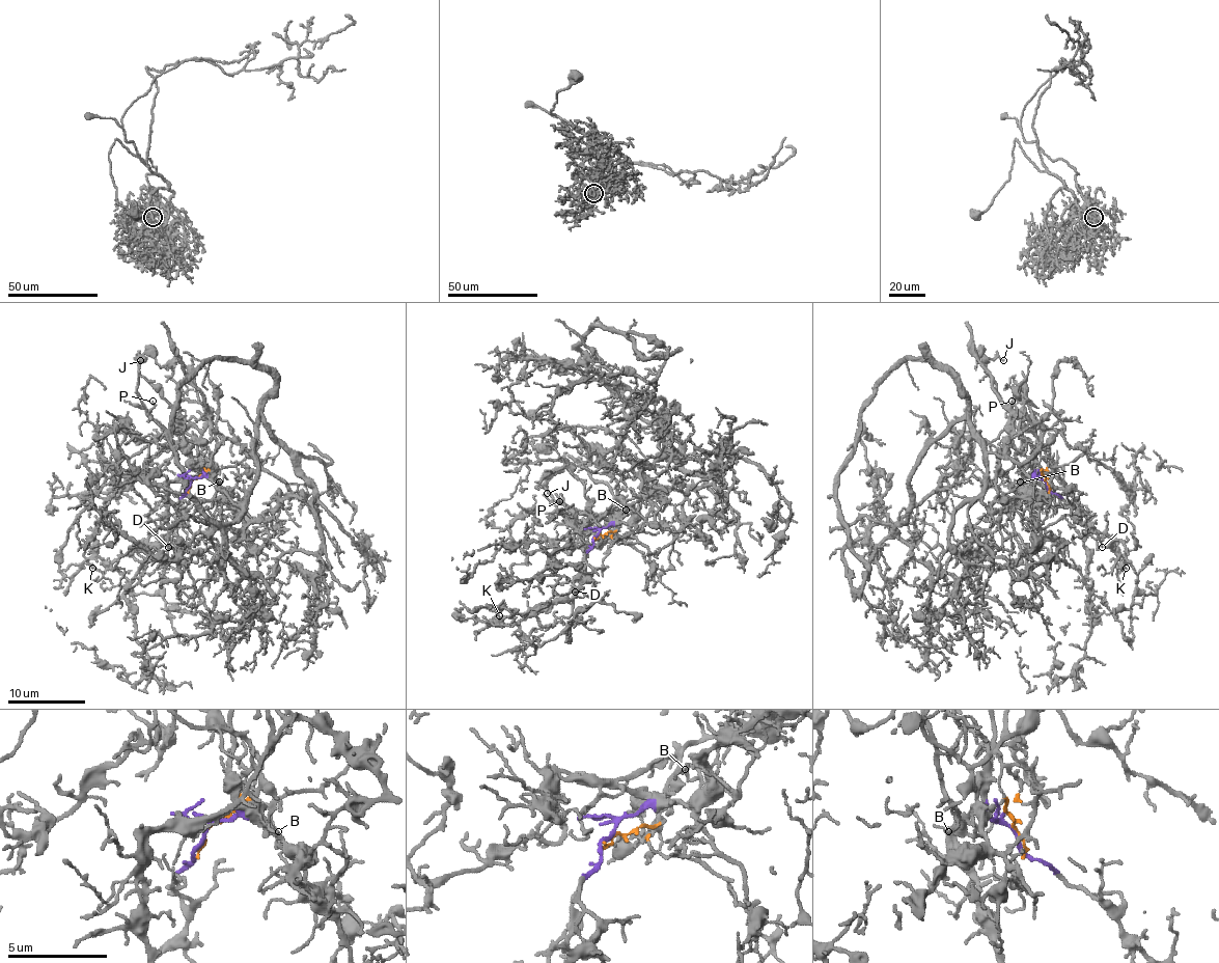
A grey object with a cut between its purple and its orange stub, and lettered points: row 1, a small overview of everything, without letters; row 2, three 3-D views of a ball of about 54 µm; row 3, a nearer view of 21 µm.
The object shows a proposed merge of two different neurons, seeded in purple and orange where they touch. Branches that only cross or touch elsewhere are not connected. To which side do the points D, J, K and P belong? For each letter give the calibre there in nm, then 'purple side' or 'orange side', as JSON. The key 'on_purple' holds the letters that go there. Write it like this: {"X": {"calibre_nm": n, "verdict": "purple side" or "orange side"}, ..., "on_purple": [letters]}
{"D": {"calibre_nm": 130, "verdict": "purple side"}, "J": {"calibre_nm": 80, "verdict": "orange side"}, "K": {"calibre_nm": 120, "verdict": "purple side"}, "P": {"calibre_nm": 130, "verdict": "orange side"}, "on_purple": ["D", "K"]}

